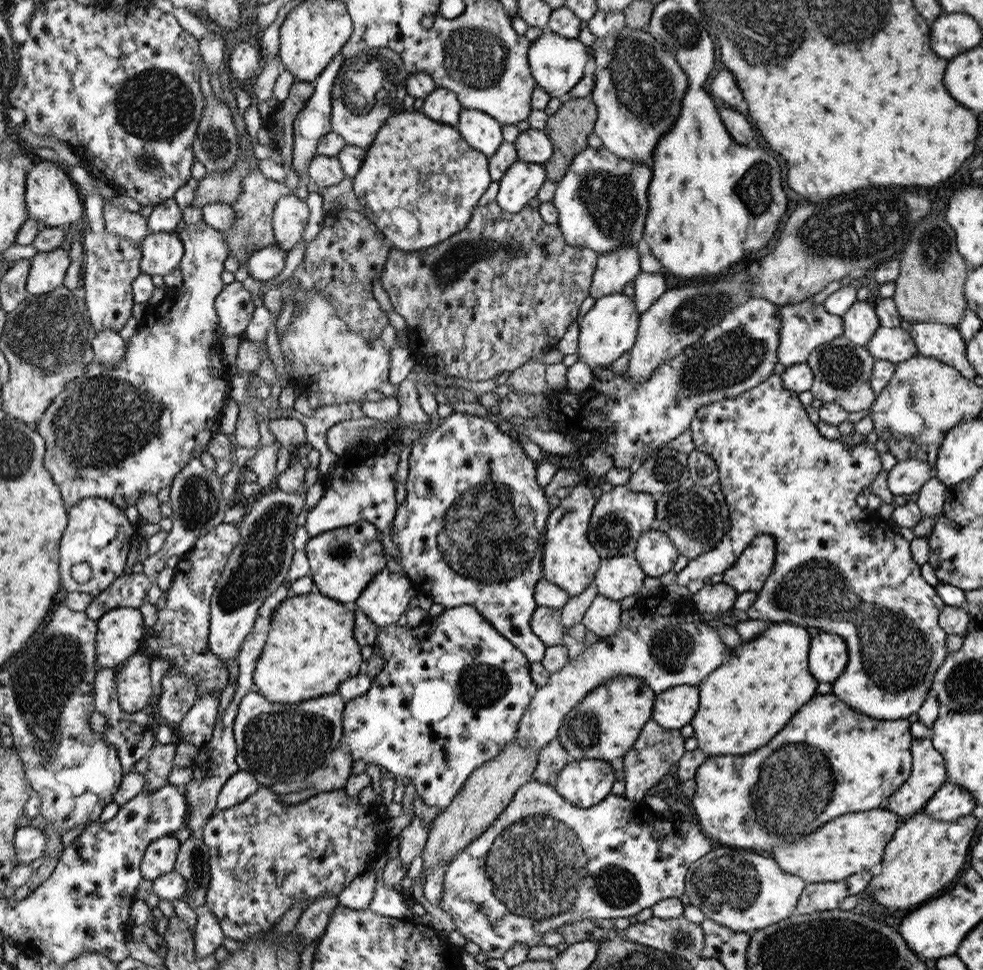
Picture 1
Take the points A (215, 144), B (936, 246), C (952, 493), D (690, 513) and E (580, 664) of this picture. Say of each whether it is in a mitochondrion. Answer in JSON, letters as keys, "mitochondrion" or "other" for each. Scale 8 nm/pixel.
{"A":"mitochondrion","B":"mitochondrion","C":"other","D":"mitochondrion","E":"other"}

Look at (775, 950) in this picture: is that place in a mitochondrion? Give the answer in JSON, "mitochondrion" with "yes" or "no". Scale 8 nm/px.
{"mitochondrion":"yes"}

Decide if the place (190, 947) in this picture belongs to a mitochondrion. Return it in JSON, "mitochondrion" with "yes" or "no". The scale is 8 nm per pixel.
{"mitochondrion":"no"}

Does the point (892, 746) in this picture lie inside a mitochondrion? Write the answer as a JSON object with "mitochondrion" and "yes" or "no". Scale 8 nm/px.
{"mitochondrion":"no"}

